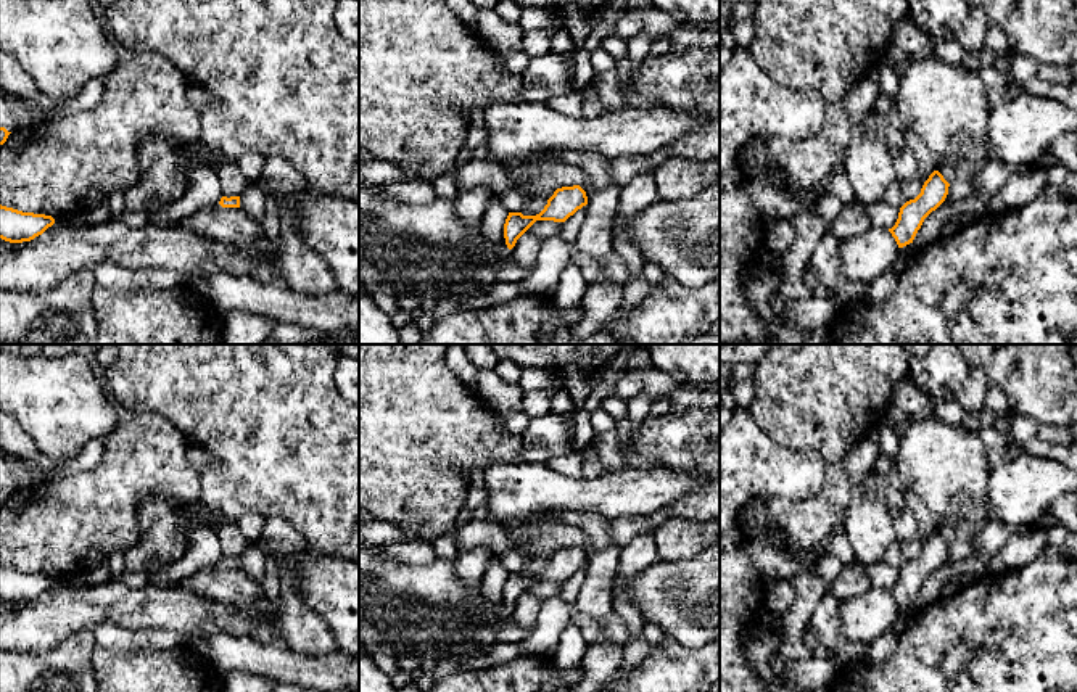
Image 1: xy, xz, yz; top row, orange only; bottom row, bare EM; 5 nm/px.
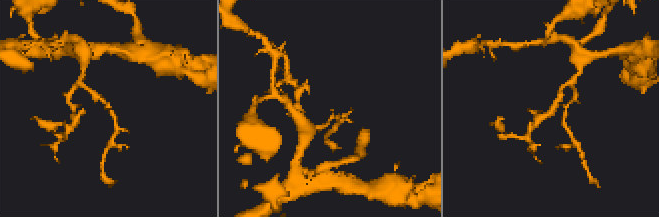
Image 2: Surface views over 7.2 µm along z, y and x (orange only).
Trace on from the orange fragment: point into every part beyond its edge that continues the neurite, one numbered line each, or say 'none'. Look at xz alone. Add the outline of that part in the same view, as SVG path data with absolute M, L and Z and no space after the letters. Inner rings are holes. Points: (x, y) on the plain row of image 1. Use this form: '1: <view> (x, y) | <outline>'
none

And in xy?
none

